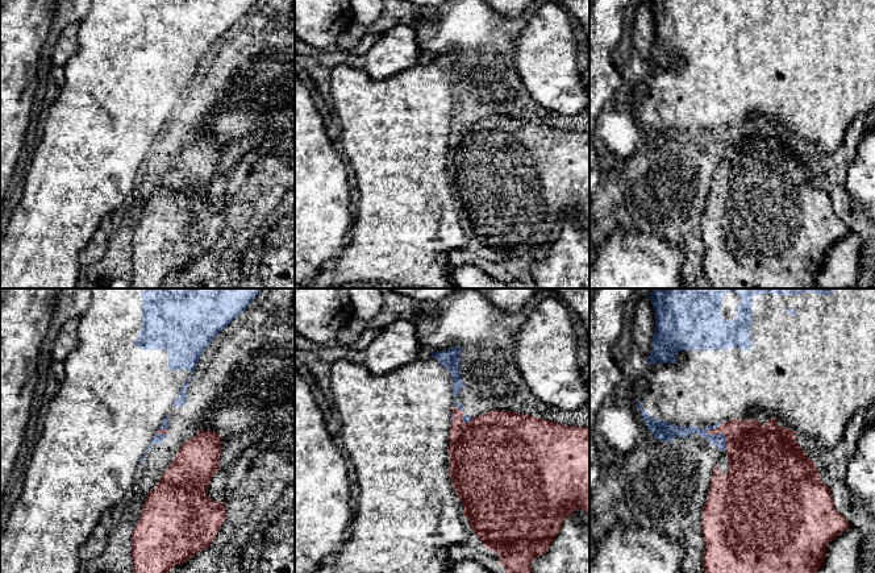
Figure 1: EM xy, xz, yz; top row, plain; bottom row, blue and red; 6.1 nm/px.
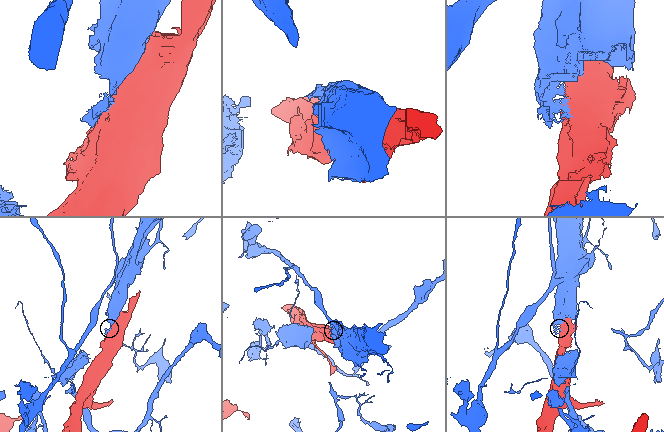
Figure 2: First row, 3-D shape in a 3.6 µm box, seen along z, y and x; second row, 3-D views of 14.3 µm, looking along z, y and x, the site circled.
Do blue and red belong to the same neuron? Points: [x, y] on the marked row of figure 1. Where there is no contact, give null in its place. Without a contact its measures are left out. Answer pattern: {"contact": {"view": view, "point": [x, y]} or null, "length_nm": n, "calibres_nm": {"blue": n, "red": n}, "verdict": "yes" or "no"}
{"contact": {"view": "yz", "point": [715, 435]}, "length_nm": 180, "calibres_nm": {"blue": 80, "red": 320}, "verdict": "no"}

